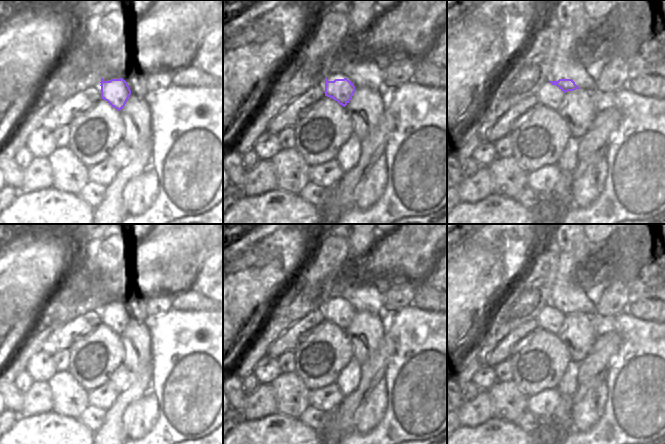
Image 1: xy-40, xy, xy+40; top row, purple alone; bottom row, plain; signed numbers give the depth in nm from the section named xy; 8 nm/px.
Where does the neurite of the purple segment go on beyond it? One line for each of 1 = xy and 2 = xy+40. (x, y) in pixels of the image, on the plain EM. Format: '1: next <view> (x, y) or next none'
1: next xy (322, 308)
2: next xy+40 (549, 319)

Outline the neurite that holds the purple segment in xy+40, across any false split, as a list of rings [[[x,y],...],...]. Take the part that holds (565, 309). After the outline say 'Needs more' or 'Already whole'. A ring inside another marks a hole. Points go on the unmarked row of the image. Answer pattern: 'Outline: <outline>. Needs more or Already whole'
Outline: [[[559,303],[558,305],[546,305],[537,316],[539,329],[557,335],[568,315],[580,313],[572,303]]]. Needs more.

